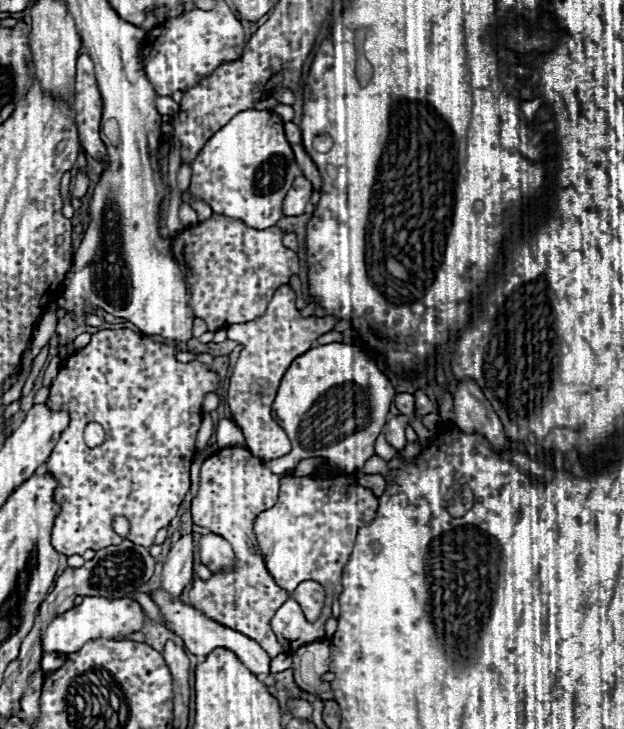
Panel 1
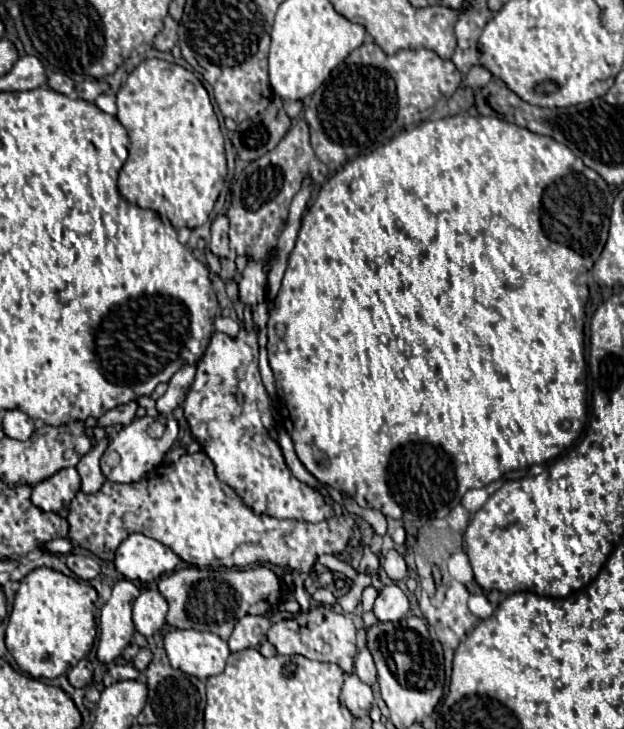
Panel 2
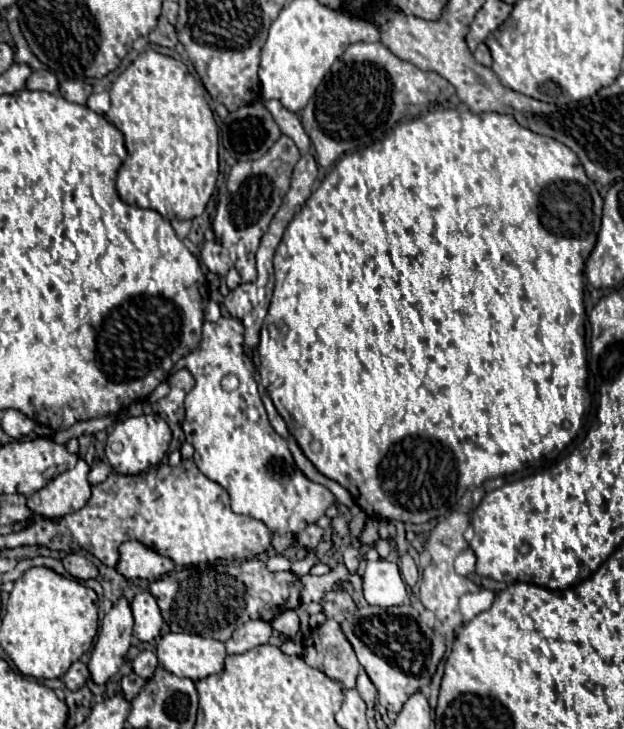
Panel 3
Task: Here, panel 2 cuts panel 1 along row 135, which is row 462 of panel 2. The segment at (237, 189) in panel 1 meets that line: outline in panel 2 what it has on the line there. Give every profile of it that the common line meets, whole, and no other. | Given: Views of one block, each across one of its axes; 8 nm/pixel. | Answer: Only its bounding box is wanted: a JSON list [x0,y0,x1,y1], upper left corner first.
[184,330,334,522]

